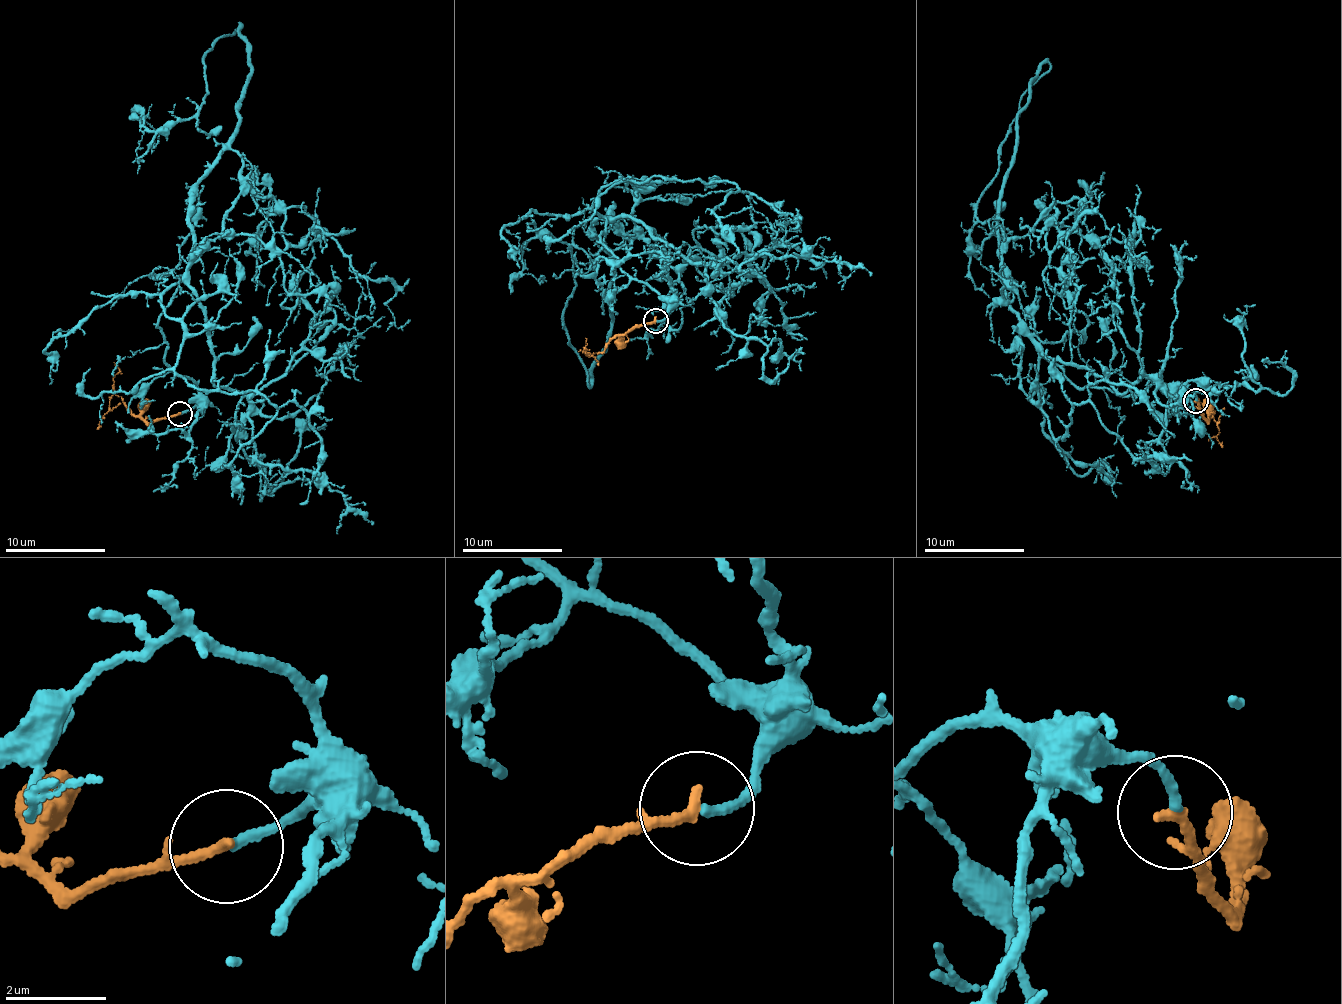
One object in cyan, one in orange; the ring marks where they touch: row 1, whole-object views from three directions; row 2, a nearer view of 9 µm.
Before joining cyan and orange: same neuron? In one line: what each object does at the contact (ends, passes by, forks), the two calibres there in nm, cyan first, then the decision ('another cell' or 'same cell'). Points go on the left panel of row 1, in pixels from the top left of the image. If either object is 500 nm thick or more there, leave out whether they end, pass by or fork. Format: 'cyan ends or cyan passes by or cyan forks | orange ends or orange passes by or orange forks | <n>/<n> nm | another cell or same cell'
cyan ends | orange ends | 180/200 nm | same cell

